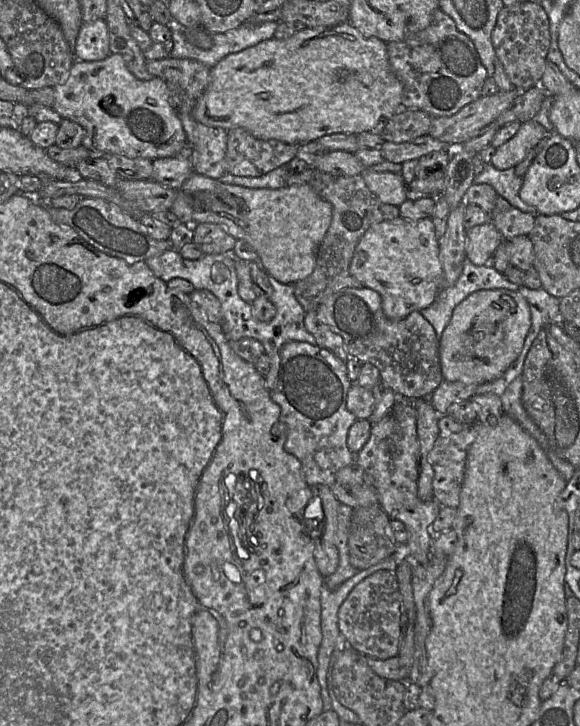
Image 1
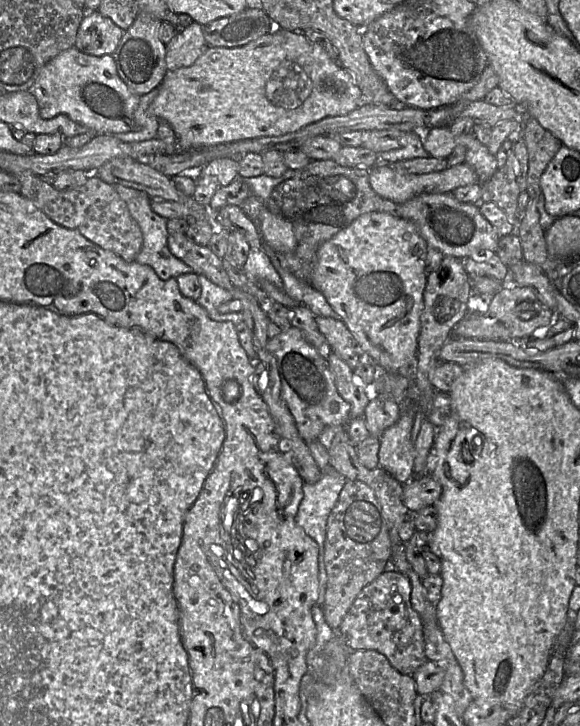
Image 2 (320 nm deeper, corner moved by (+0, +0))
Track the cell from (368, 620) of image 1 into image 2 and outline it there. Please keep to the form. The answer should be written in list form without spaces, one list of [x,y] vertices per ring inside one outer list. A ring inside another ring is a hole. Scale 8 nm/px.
[[[397,570],[383,571],[358,594],[337,631],[352,651],[376,650],[400,673],[411,675],[428,659],[424,652],[423,623],[411,603],[411,585]]]

